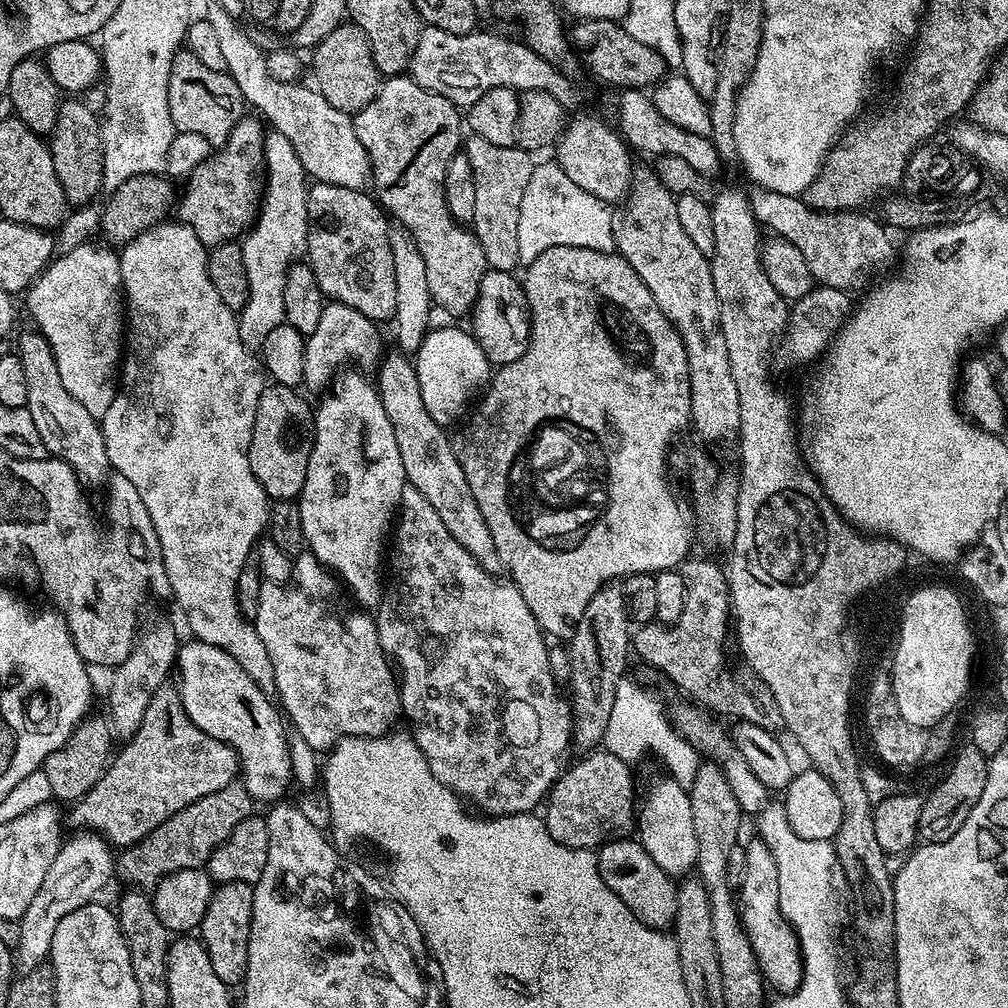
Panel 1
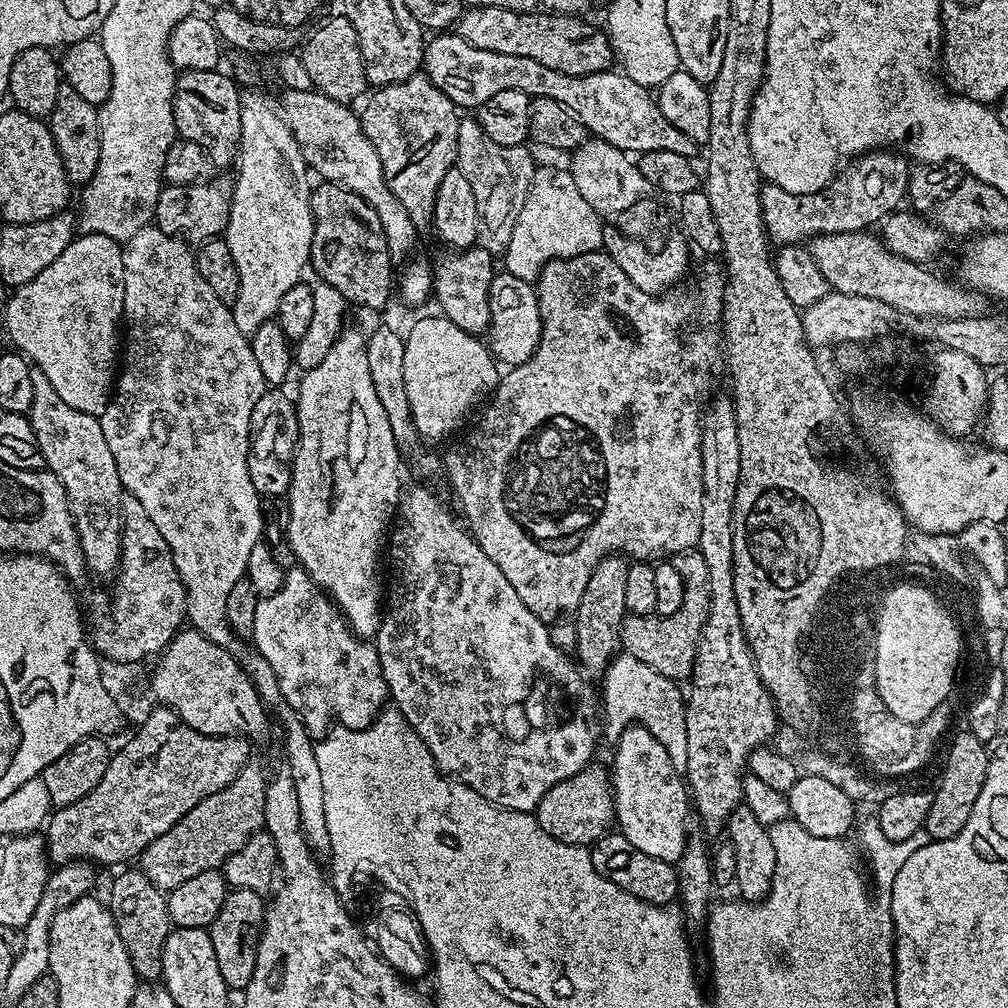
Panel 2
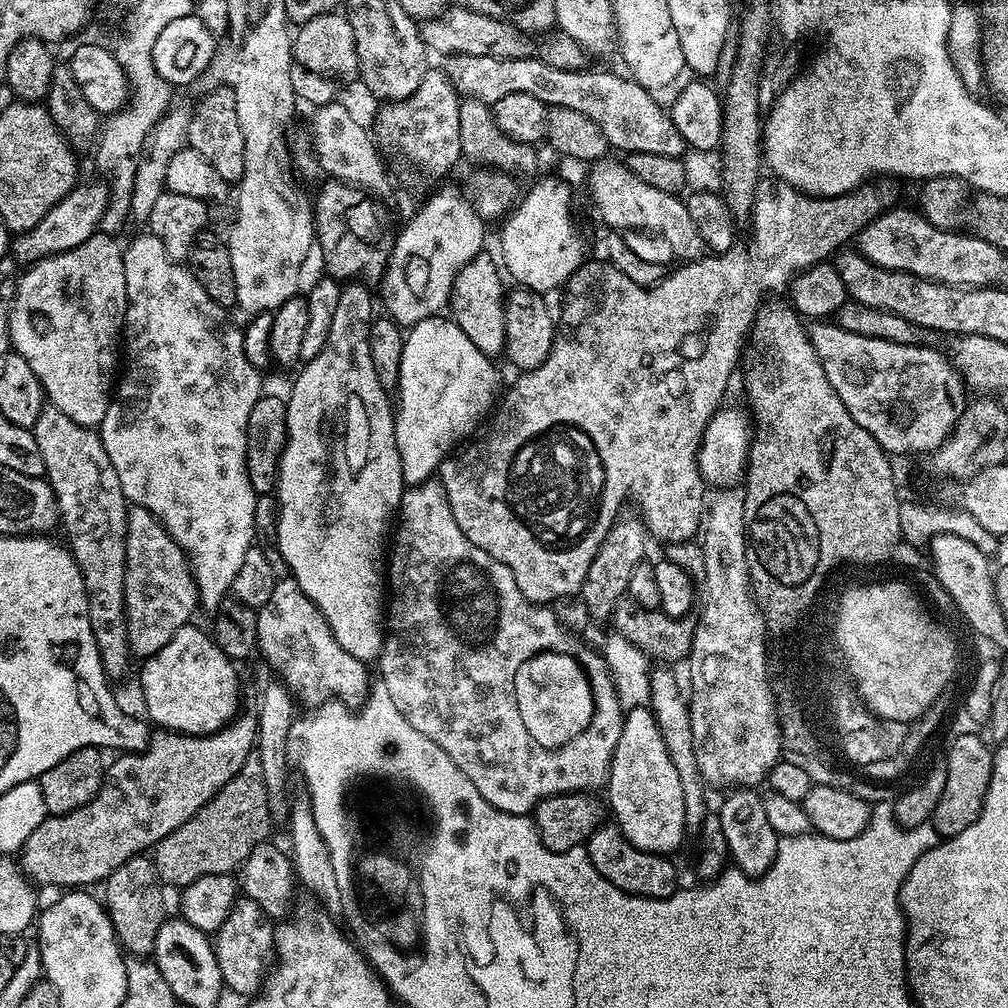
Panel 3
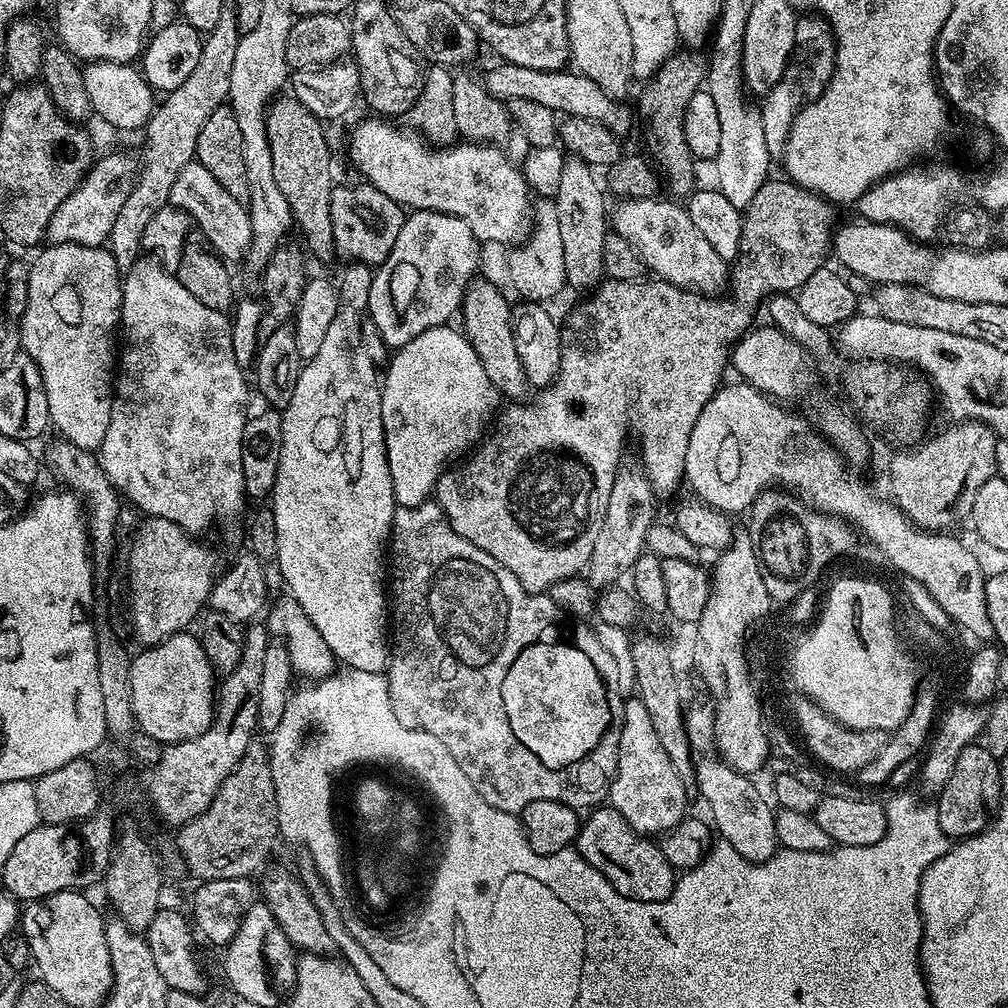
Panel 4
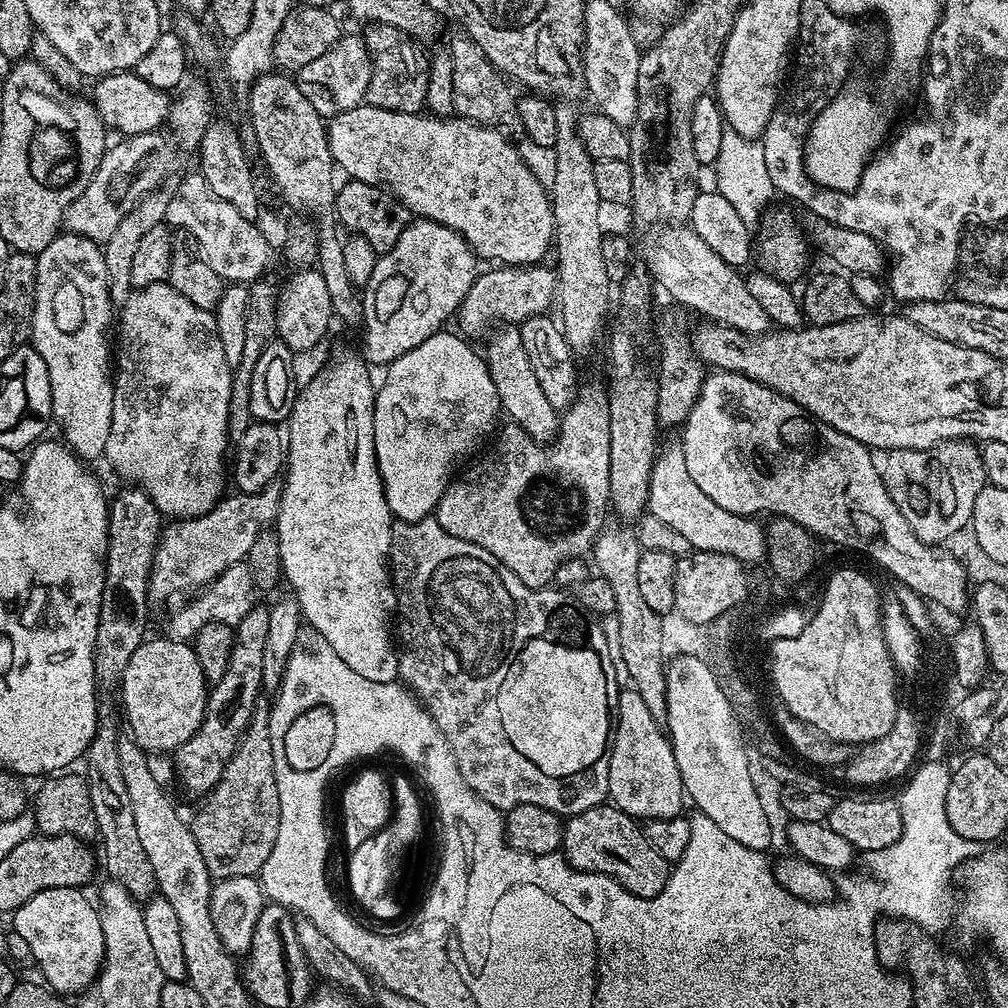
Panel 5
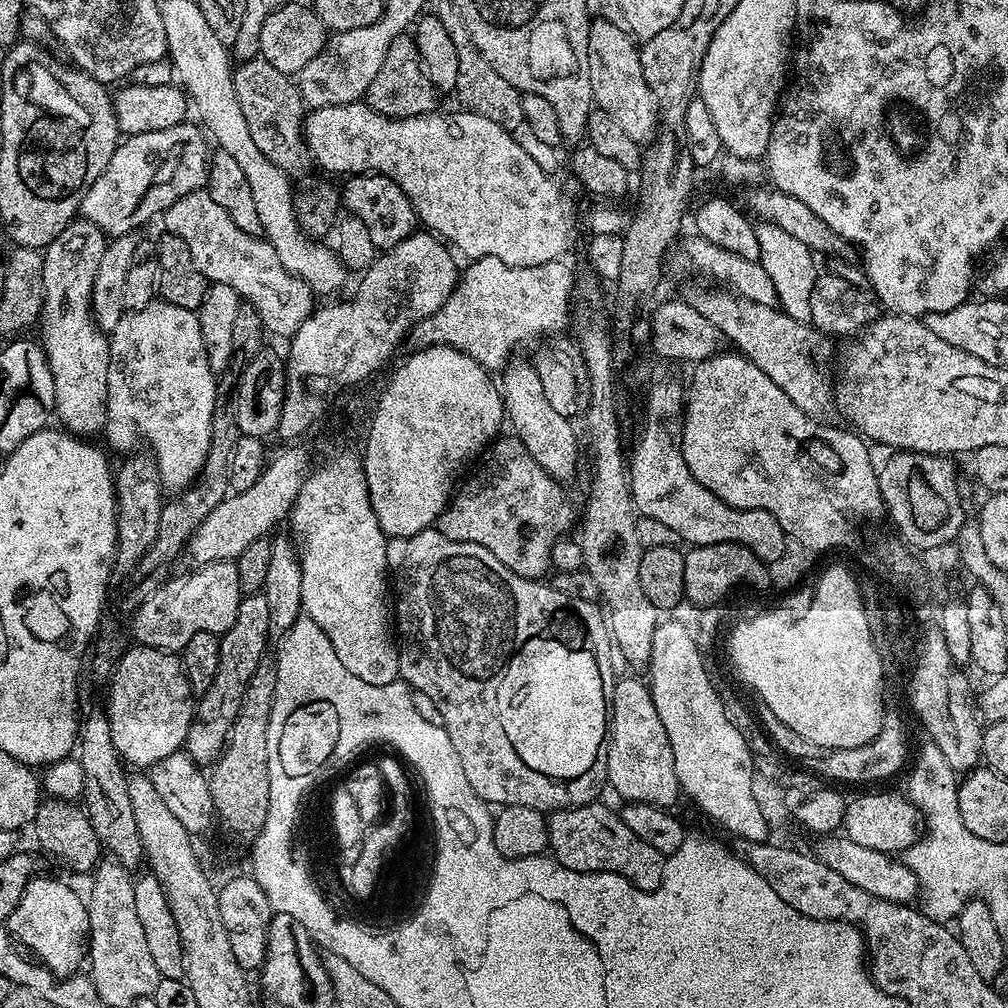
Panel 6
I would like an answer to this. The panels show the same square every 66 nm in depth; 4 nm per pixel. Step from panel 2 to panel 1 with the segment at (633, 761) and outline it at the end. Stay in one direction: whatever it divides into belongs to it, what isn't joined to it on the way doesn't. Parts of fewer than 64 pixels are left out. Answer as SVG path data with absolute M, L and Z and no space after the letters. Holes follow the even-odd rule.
M664 775L668 776L654 777L649 782L648 789L645 792L643 789L634 812L634 832L646 854L650 854L650 858L654 858L654 862L658 862L658 866L662 866L668 876L683 878L695 869L698 838L694 834L688 788L670 777L673 775Z

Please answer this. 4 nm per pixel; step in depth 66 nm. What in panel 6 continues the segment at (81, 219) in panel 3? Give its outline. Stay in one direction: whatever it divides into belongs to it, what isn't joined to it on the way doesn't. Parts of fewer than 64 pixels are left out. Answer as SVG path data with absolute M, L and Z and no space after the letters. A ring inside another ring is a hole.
M185 122L137 136L124 136L117 143L106 170L102 170L94 186L86 190L79 215L98 226L108 238L135 233L139 224L155 216L157 219L169 206L178 202L178 198L201 191L207 185L208 144L210 140L205 129L196 122Z

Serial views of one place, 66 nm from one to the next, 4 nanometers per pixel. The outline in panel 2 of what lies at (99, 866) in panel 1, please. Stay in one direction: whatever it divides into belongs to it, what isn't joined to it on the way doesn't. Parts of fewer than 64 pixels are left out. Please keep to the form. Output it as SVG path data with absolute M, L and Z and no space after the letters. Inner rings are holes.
M74 860L63 866L57 867L49 875L42 898L38 902L38 910L30 914L30 922L24 924L25 942L21 953L13 955L10 974L6 978L6 990L3 995L8 999L8 1004L15 1006L18 998L34 986L42 977L49 975L48 963L50 962L50 926L58 914L58 910L66 910L74 902L93 891L92 883L96 880L97 869L91 863L83 860Z

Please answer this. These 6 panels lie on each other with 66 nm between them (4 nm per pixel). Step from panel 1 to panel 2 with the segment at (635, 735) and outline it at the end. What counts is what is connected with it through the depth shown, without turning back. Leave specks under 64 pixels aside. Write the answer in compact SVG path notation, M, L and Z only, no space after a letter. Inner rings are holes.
M617 654L612 657L609 666L602 672L604 692L602 688L602 732L609 736L612 742L620 739L629 724L641 724L673 758L686 757L686 738L684 727L686 718L685 697L680 697L677 681L667 680L658 670L646 666L646 662L638 662L638 658L627 654Z

